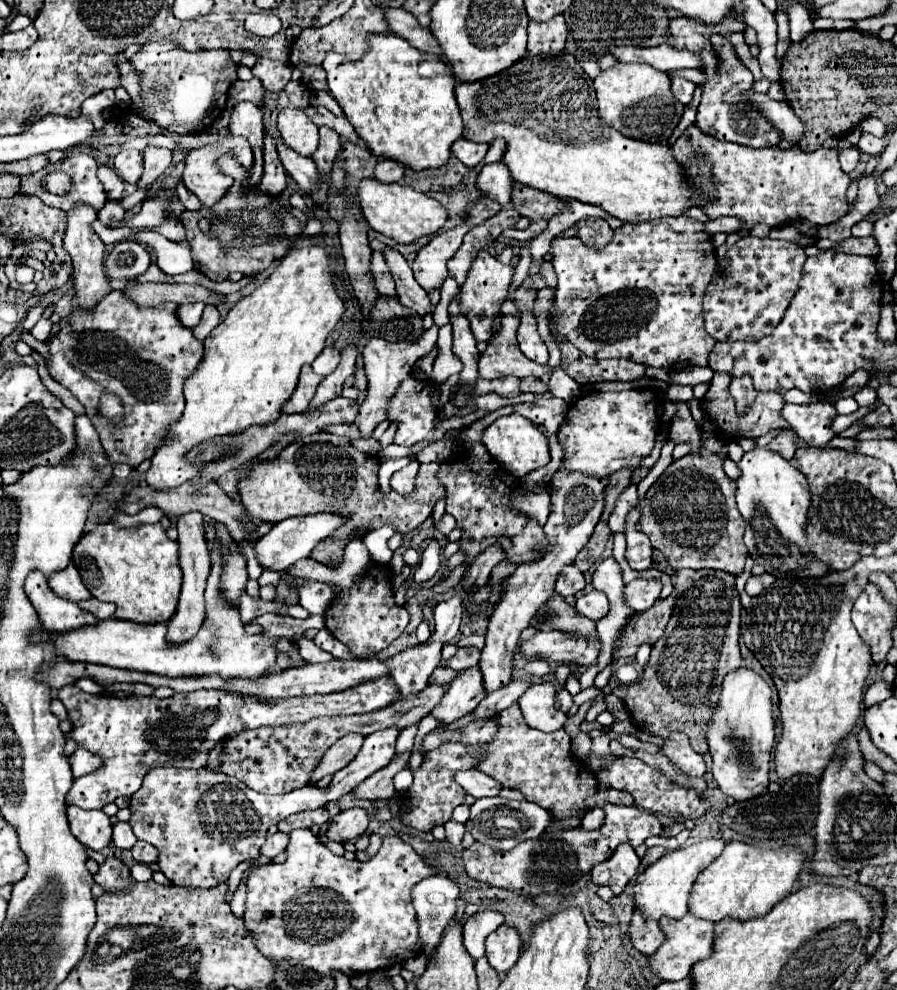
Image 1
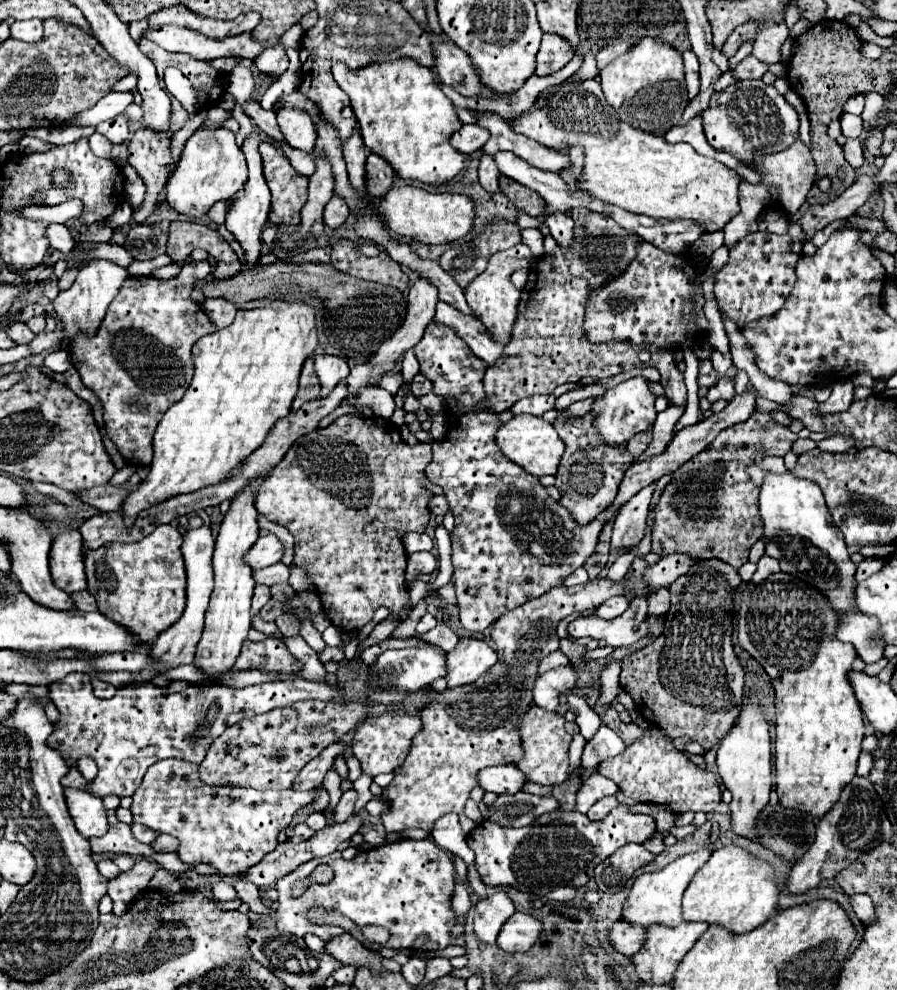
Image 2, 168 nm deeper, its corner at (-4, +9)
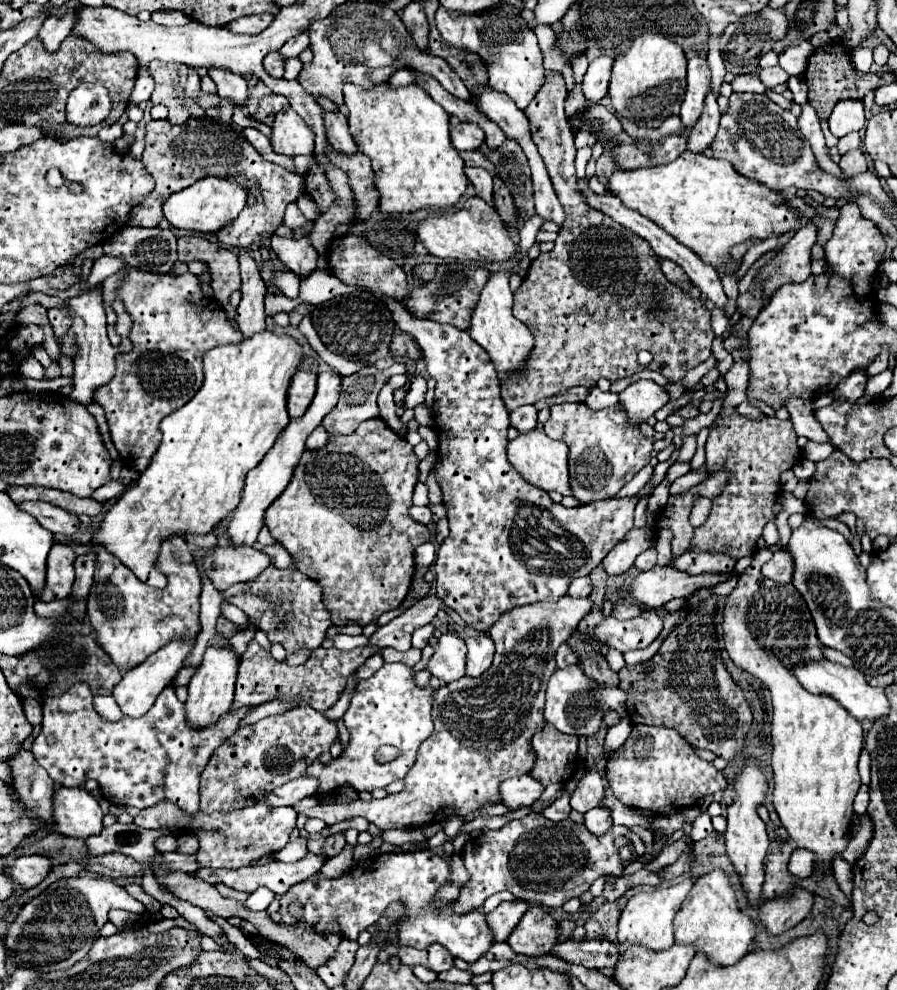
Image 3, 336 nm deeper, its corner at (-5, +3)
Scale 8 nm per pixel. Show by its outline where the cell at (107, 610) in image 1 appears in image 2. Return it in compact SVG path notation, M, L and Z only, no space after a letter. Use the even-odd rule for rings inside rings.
M88 590L74 592L74 594L70 594L70 598L74 598L74 608L76 610L84 610L84 612L94 612L96 610L96 600Z

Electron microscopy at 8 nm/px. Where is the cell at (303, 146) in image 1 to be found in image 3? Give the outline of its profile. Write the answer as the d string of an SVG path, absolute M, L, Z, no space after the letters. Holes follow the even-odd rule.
M291 108L275 116L273 136L271 136L271 146L275 152L287 156L313 154L313 146L315 146L313 140L315 136L311 136L311 130L303 122L303 118Z

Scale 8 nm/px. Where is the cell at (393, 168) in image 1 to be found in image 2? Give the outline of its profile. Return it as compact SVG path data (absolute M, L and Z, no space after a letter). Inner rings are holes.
M370 154L366 158L366 186L370 186L372 198L384 198L386 192L392 188L394 170L386 164L384 158Z

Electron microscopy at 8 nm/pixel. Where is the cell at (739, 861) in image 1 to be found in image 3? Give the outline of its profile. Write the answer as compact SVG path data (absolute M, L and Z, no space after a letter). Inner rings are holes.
M715 868L699 876L675 916L675 942L691 944L697 952L705 952L717 964L735 964L753 944L757 922L745 914L735 898L735 888L725 870Z

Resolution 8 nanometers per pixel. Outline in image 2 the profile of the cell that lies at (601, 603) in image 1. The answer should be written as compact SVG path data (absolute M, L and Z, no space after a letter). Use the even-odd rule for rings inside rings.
M614 596L614 598L606 600L602 606L598 606L596 612L598 612L600 618L604 618L604 620L612 620L612 618L624 614L624 610L628 608L628 604L630 604L630 602L628 602L626 596Z

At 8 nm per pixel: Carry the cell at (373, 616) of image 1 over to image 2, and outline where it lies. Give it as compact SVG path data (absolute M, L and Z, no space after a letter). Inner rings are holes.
M344 414L328 428L318 428L294 442L270 478L262 482L256 496L256 510L270 522L286 526L292 532L296 540L294 564L310 572L326 616L342 632L364 628L380 606L400 614L402 620L406 618L404 608L410 598L404 582L406 550L402 546L402 534L424 532L428 526L428 500L432 492L422 488L422 484L426 482L424 468L430 458L430 444L408 446L394 422Z

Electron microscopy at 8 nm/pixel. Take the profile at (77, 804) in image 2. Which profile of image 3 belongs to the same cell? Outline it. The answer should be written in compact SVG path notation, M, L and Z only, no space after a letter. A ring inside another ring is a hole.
M59 788L53 796L55 832L69 838L89 838L103 830L103 810L83 788Z

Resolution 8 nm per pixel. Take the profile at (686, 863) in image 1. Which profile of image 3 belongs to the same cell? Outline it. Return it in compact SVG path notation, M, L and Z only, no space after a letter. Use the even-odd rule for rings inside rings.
M683 878L681 884L673 884L667 888L657 888L651 892L637 892L633 898L629 898L627 906L621 912L621 920L619 920L619 932L617 932L617 942L631 946L631 944L643 944L651 950L663 950L663 948L671 948L671 944L675 944L675 936L673 936L673 918L677 914L677 910L681 908L685 896L689 894L693 886L693 878Z

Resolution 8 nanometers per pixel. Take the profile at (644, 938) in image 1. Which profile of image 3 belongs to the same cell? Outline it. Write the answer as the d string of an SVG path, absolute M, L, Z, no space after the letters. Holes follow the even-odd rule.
M565 940L559 942L553 948L553 954L559 958L573 962L573 964L583 964L585 968L605 968L605 966L617 966L619 962L619 944L611 940L583 940L575 944L575 940Z

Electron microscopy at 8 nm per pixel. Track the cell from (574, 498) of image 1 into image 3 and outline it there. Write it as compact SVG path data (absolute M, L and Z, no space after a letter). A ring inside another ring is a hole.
M583 402L551 406L551 418L545 422L545 434L569 446L569 484L571 496L581 504L613 498L651 460L653 438L641 436L639 428L627 424L623 408L591 410Z

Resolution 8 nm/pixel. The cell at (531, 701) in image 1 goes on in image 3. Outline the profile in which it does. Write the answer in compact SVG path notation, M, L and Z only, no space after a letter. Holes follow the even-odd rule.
M569 666L565 670L555 670L547 684L547 702L545 702L545 720L553 724L559 732L575 734L575 736L591 736L599 730L603 714L611 708L617 712L621 704L625 706L625 694L621 688L593 688L593 680L589 680L579 666Z

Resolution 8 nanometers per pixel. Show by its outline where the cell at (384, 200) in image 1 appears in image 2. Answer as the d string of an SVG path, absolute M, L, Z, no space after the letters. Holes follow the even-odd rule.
M402 186L392 188L382 200L380 214L390 232L398 236L408 236L422 244L448 244L472 230L476 208L470 196L466 194L430 194L424 188Z

